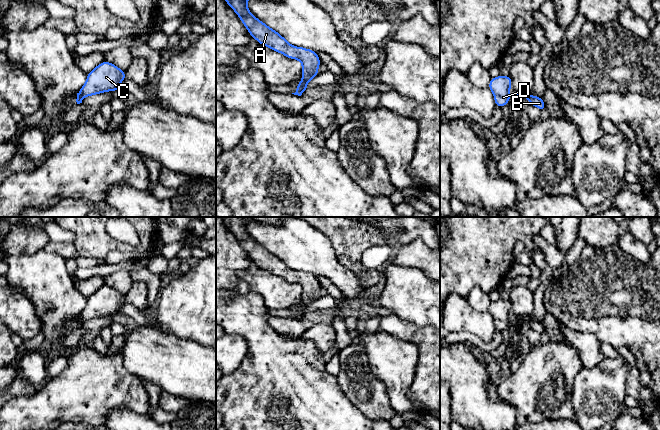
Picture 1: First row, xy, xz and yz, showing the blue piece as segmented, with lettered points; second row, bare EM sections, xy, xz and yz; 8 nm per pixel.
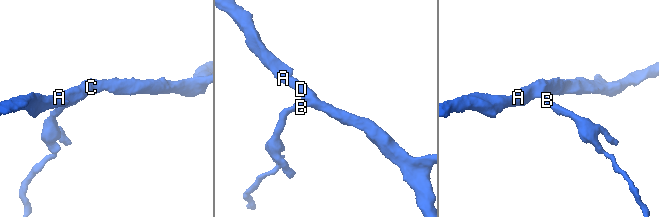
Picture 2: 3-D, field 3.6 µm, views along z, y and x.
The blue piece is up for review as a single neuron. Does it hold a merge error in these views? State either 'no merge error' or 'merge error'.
merge error

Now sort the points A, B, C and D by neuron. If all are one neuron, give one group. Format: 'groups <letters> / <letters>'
groups A C D / B

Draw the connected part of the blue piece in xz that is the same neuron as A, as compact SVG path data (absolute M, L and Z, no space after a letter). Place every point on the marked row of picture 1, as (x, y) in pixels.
M225 0L239 16L243 25L248 29L260 45L285 55L289 59L297 59L302 63L301 82L307 83L319 75L318 67L321 64L317 52L304 47L291 45L284 37L271 27L257 19L248 9L248 0Z

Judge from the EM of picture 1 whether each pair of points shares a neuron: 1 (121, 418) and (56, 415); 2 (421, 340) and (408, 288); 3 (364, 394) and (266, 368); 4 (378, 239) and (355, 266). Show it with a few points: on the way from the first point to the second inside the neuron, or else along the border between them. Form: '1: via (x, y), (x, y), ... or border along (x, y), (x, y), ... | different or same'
1: border along (129, 409), (114, 409), (107, 414), (105, 419) | different
2: border along (397, 316), (418, 326), (429, 326) | different
3: border along (336, 376), (343, 394), (355, 407) | different
4: via (369, 239), (355, 253), (355, 257) | same

